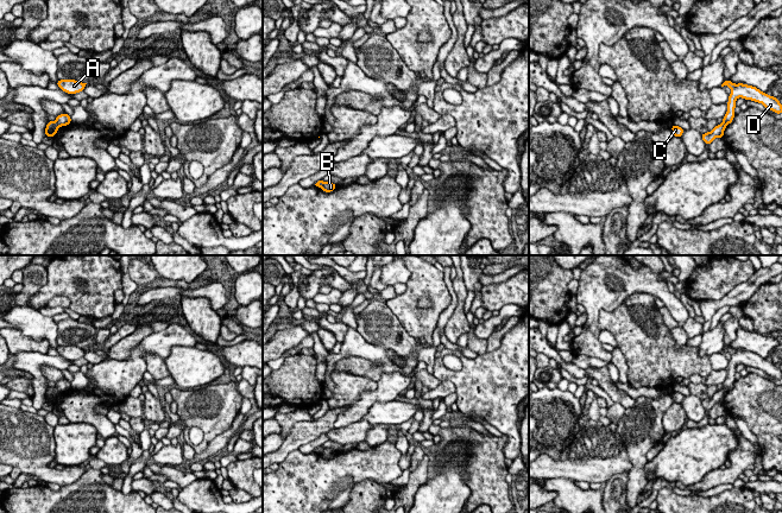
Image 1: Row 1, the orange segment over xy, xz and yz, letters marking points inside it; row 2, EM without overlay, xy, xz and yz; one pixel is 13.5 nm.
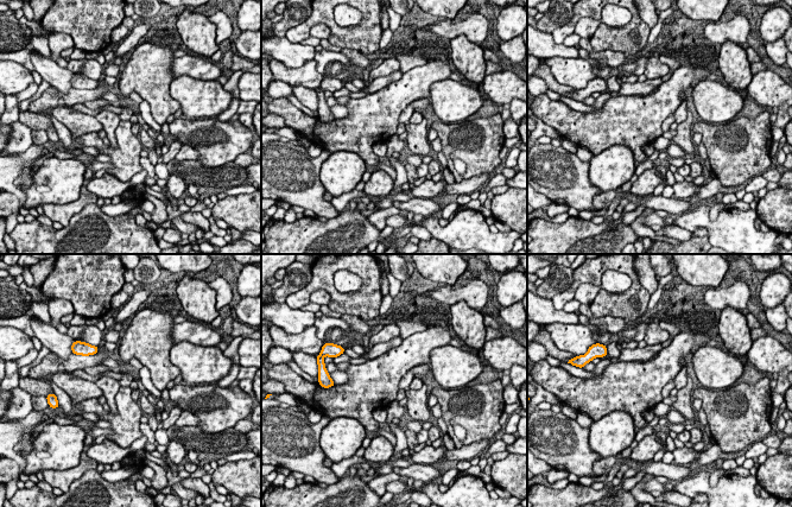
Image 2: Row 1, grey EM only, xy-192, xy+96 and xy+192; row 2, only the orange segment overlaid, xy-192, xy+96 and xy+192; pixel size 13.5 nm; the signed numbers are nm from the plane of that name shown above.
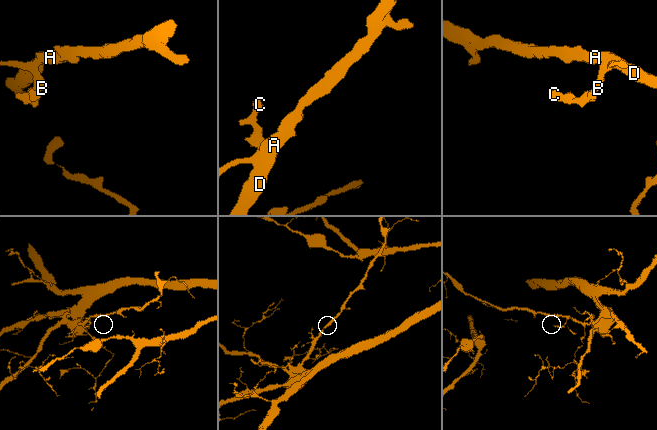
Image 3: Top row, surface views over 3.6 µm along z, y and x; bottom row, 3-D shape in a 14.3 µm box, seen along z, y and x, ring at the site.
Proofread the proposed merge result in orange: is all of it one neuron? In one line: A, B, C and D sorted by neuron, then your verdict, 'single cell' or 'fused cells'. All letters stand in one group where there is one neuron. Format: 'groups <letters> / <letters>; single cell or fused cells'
groups A B D / C; fused cells

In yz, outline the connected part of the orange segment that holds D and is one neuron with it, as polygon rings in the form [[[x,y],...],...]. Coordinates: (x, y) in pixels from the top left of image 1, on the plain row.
[[[730,346],[723,348],[721,353],[727,352],[731,355],[727,367],[727,378],[723,384],[723,388],[727,392],[733,387],[736,366],[743,363],[744,366],[751,366],[758,369],[762,369],[765,374],[775,378],[776,380],[782,379],[782,370],[775,362],[770,362],[767,359],[761,357],[758,354],[743,350],[743,349],[732,349]]]

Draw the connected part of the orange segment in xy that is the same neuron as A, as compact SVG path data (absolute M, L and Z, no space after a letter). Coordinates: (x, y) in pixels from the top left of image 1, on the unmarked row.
M59 346L57 347L57 352L67 360L77 360L80 357L84 357L84 353L87 349L78 348L76 346Z

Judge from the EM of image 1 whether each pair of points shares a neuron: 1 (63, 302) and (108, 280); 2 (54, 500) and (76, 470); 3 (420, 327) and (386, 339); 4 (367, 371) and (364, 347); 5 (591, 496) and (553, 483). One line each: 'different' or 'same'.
1: different
2: different
3: different
4: different
5: same

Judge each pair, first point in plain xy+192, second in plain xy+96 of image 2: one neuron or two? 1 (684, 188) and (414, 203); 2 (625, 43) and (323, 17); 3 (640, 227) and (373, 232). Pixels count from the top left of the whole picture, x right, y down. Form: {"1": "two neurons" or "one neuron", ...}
{"1": "two neurons", "2": "one neuron", "3": "two neurons"}

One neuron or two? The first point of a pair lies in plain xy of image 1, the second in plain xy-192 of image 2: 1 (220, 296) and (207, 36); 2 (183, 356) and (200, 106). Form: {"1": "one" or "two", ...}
{"1": "two", "2": "one"}

